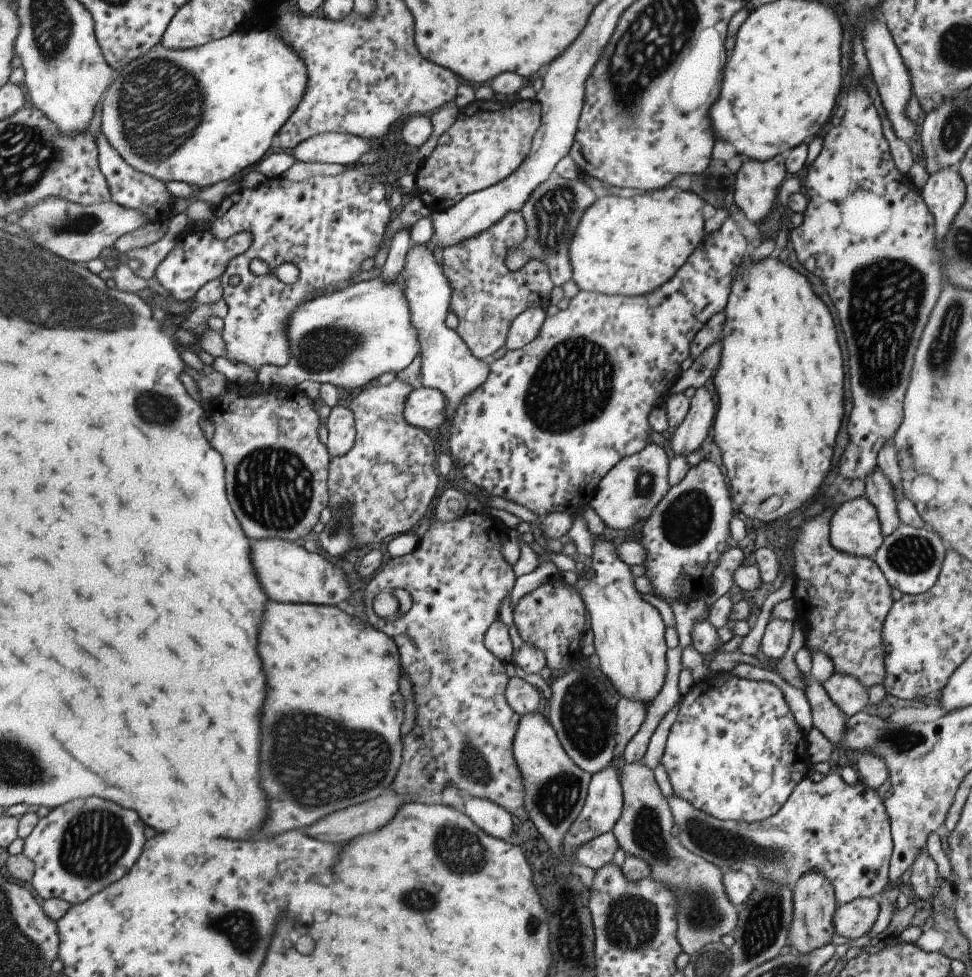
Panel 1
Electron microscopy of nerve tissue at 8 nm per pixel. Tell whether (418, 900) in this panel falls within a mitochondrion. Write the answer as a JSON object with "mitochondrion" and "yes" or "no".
{"mitochondrion":"yes"}

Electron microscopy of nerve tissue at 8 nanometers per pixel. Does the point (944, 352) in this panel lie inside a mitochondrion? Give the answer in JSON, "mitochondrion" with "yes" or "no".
{"mitochondrion":"yes"}

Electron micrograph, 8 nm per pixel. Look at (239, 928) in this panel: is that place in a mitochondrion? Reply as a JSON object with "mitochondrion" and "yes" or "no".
{"mitochondrion":"yes"}

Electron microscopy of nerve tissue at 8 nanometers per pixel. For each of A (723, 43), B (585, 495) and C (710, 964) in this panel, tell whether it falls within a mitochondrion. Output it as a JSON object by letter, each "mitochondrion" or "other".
{"A":"other","B":"other","C":"mitochondrion"}

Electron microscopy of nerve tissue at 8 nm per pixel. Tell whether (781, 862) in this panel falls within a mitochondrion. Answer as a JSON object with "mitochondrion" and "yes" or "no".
{"mitochondrion":"yes"}

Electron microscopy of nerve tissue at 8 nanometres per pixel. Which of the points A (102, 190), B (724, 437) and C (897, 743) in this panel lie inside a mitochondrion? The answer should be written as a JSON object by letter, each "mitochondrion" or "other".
{"A":"other","B":"other","C":"mitochondrion"}

